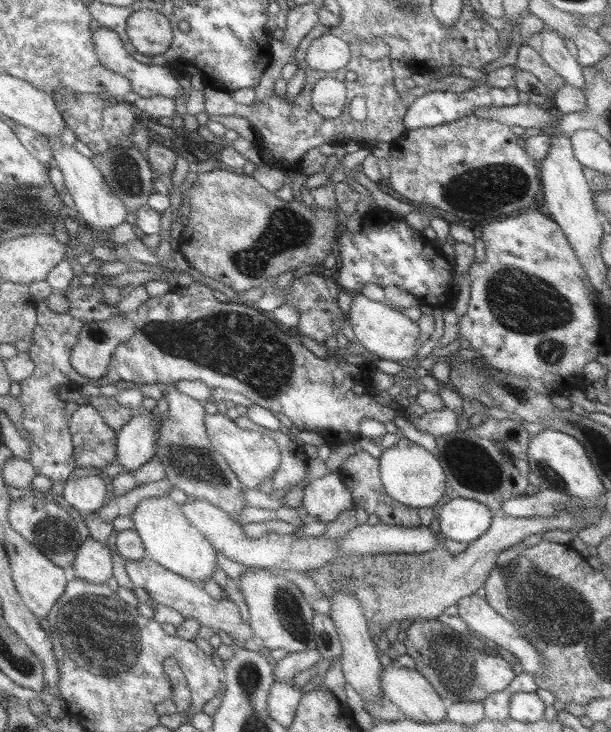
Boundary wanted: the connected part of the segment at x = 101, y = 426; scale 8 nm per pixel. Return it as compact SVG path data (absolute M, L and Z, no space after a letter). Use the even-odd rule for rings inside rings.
M81 401L81 407L73 414L70 422L75 441L76 461L79 467L106 469L119 460L119 432L108 425L103 414L94 406Z

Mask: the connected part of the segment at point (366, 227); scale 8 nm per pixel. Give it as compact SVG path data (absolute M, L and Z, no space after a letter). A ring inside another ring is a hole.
M369 209L361 217L360 232L351 233L344 229L339 236L338 248L335 253L340 261L340 269L337 271L337 284L348 293L359 293L364 284L378 284L378 286L394 286L413 294L426 304L444 302L449 297L446 285L447 266L443 260L436 260L433 252L433 241L426 239L418 230L412 231L411 226L402 216L384 209Z

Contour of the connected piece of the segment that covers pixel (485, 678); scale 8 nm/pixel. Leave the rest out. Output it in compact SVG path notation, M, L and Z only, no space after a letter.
M416 619L406 628L405 640L402 644L405 644L406 654L415 660L415 669L430 681L430 684L442 698L448 698L448 700L452 700L454 703L483 701L489 694L504 690L515 677L512 665L506 662L504 658L501 658L500 655L488 656L488 654L479 652L470 643L468 637L461 636L437 619Z

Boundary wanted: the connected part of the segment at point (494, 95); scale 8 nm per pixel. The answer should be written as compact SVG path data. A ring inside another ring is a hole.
M476 84L474 88L456 94L455 92L430 91L418 97L407 107L403 118L403 125L406 131L416 128L432 128L454 122L468 115L480 107L505 107L518 104L518 93L514 86L508 88L496 88L486 84Z

